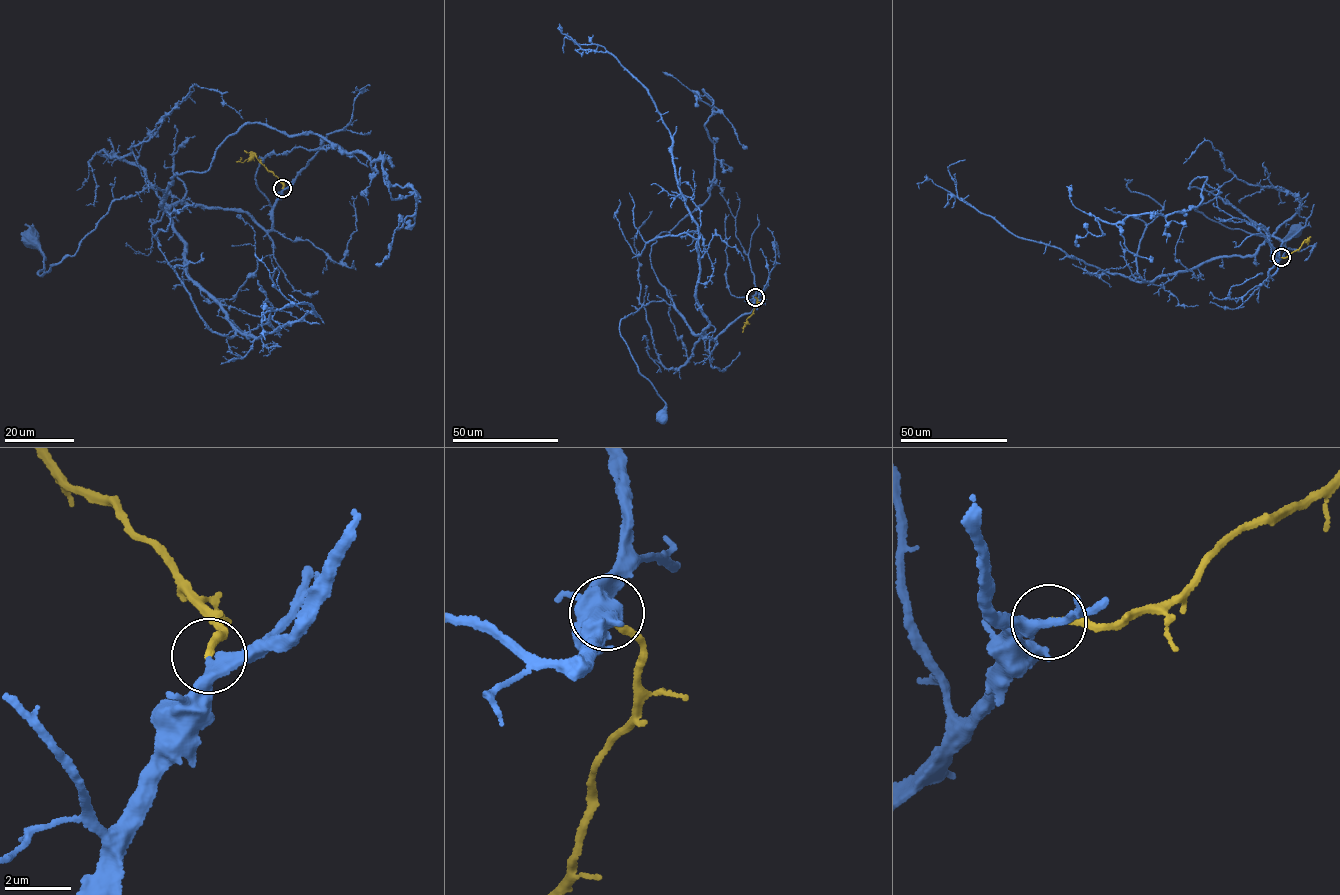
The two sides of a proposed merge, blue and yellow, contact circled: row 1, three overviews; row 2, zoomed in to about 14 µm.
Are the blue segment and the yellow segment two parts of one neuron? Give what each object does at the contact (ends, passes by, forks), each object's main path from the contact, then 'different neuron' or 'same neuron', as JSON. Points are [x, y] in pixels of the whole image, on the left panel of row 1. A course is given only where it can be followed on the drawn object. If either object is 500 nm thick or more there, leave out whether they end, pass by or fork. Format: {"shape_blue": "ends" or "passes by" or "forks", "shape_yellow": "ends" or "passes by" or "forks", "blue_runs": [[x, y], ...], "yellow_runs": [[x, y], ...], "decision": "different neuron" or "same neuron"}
{"shape_blue": "passes by", "shape_yellow": "ends", "blue_runs": [[283, 188], [269, 230], [244, 212], [163, 208], [149, 187], [114, 200], [40, 275], [34, 238]], "yellow_runs": [[282, 188], [255, 154], [242, 162], [236, 161]], "decision": "same neuron"}

